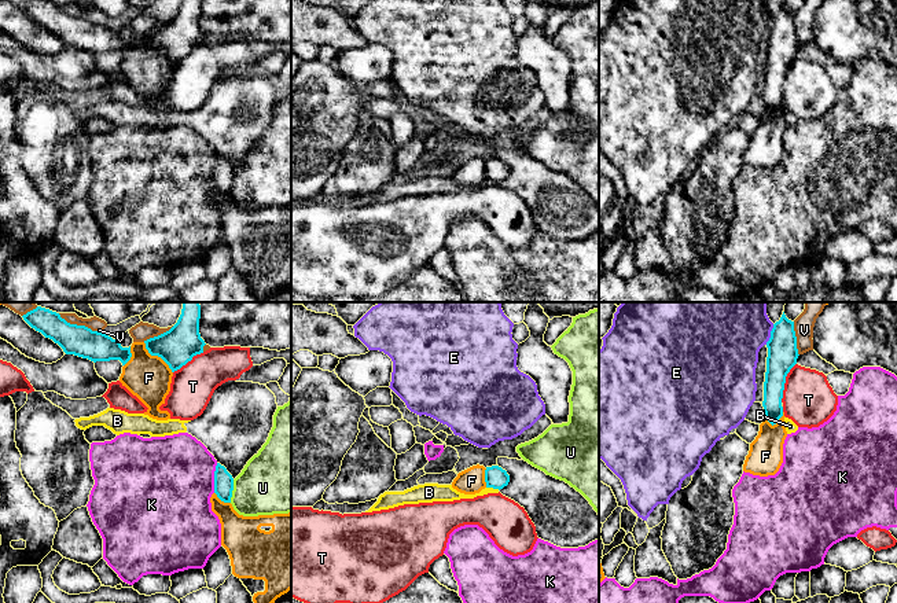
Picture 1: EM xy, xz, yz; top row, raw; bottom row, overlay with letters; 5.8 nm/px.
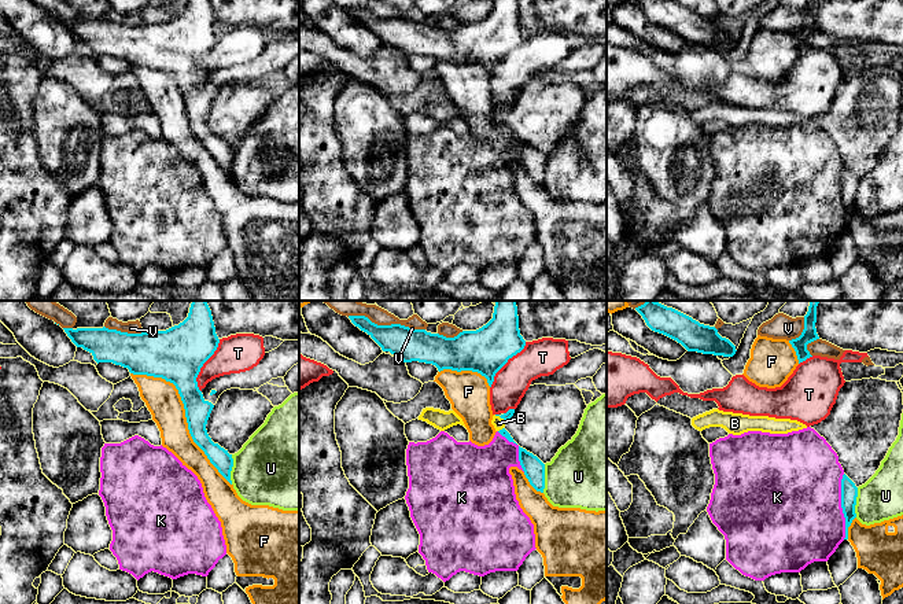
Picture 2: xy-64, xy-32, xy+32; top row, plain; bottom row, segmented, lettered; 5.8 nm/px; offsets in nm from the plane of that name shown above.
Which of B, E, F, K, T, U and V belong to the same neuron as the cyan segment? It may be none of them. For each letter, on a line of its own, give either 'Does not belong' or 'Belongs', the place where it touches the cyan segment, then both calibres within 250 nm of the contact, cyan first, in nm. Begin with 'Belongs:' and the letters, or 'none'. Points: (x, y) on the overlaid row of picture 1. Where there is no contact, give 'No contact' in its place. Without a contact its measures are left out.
Belongs: none
B: Does not belong. Touches cyan at xz (493, 488). Thickness 130 nm (cyan) against 70 nm
E: Does not belong. Touches cyan at yz (771, 334). Thickness 180 nm (cyan) against 460 nm
F: Does not belong. Touches cyan at xy (157, 355). Thickness 220 nm (cyan) against 260 nm
K: Does not belong. Touches cyan at xy (214, 478). Thickness 110 nm (cyan) against 500 nm
T: Does not belong. Touches cyan at yz (785, 382). Thickness 180 nm (cyan) against 300 nm
U: Does not belong. Touches cyan at xy (231, 491). Thickness 110 nm (cyan) against 360 nm
V: Does not belong. Touches cyan at xy (80, 326). Thickness 180 nm (cyan) against 80 nm

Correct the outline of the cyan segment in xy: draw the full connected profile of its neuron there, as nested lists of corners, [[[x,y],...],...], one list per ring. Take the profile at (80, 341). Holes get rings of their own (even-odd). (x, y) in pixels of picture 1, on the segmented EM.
[[[37,306],[22,317],[32,328],[58,343],[66,354],[74,354],[93,363],[120,360],[122,365],[132,357],[130,346],[122,348],[120,341],[103,332],[70,324],[59,313],[49,309]]]

